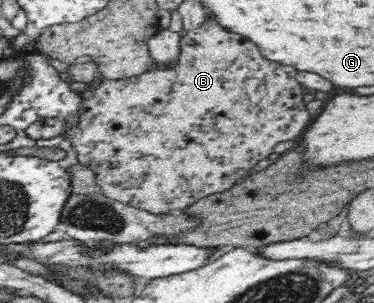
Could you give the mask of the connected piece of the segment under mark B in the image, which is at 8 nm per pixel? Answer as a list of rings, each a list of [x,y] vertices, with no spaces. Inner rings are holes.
[[[206,17],[202,27],[186,31],[186,35],[181,38],[180,55],[178,55],[176,61],[172,61],[168,65],[153,65],[151,68],[146,69],[144,73],[136,74],[133,77],[106,80],[96,91],[93,91],[94,95],[90,99],[81,101],[76,124],[72,125],[68,120],[63,120],[62,118],[47,118],[30,126],[27,129],[27,134],[34,140],[48,140],[56,136],[64,136],[67,141],[71,142],[73,149],[76,151],[77,161],[88,167],[91,172],[94,172],[94,180],[96,180],[96,184],[98,184],[102,194],[120,203],[148,211],[153,215],[166,215],[182,211],[203,197],[230,189],[240,182],[240,179],[245,180],[260,161],[266,160],[266,157],[274,153],[274,147],[278,143],[294,139],[294,137],[300,137],[302,131],[312,123],[312,115],[308,113],[306,103],[302,99],[302,95],[304,95],[302,89],[304,87],[296,81],[296,69],[264,59],[254,41],[250,41],[246,37],[240,37],[238,33],[228,31],[222,25],[218,25],[212,17]],[[140,117],[156,119],[158,121],[156,129],[146,131],[146,133],[140,131],[140,135],[136,131],[132,133],[128,129],[128,123],[134,123]]]

